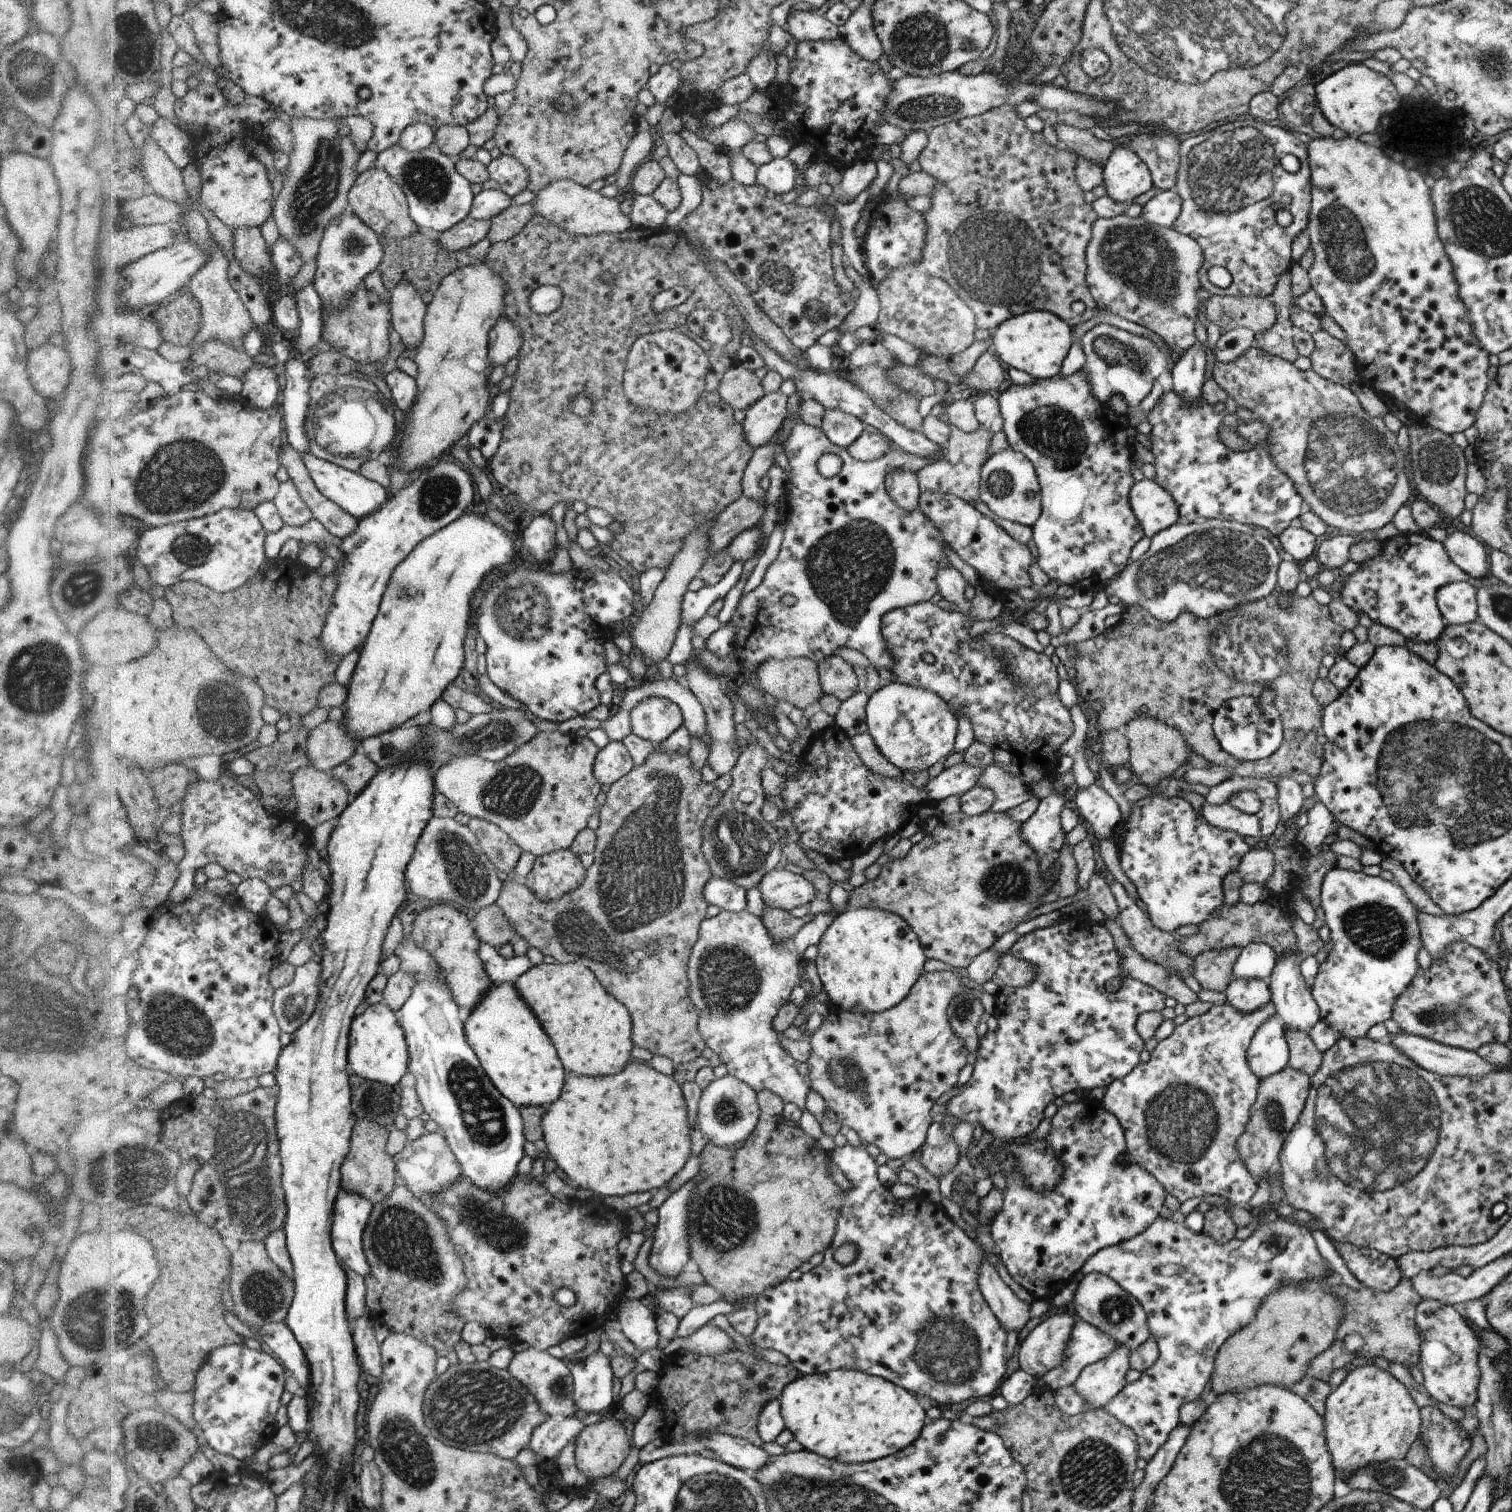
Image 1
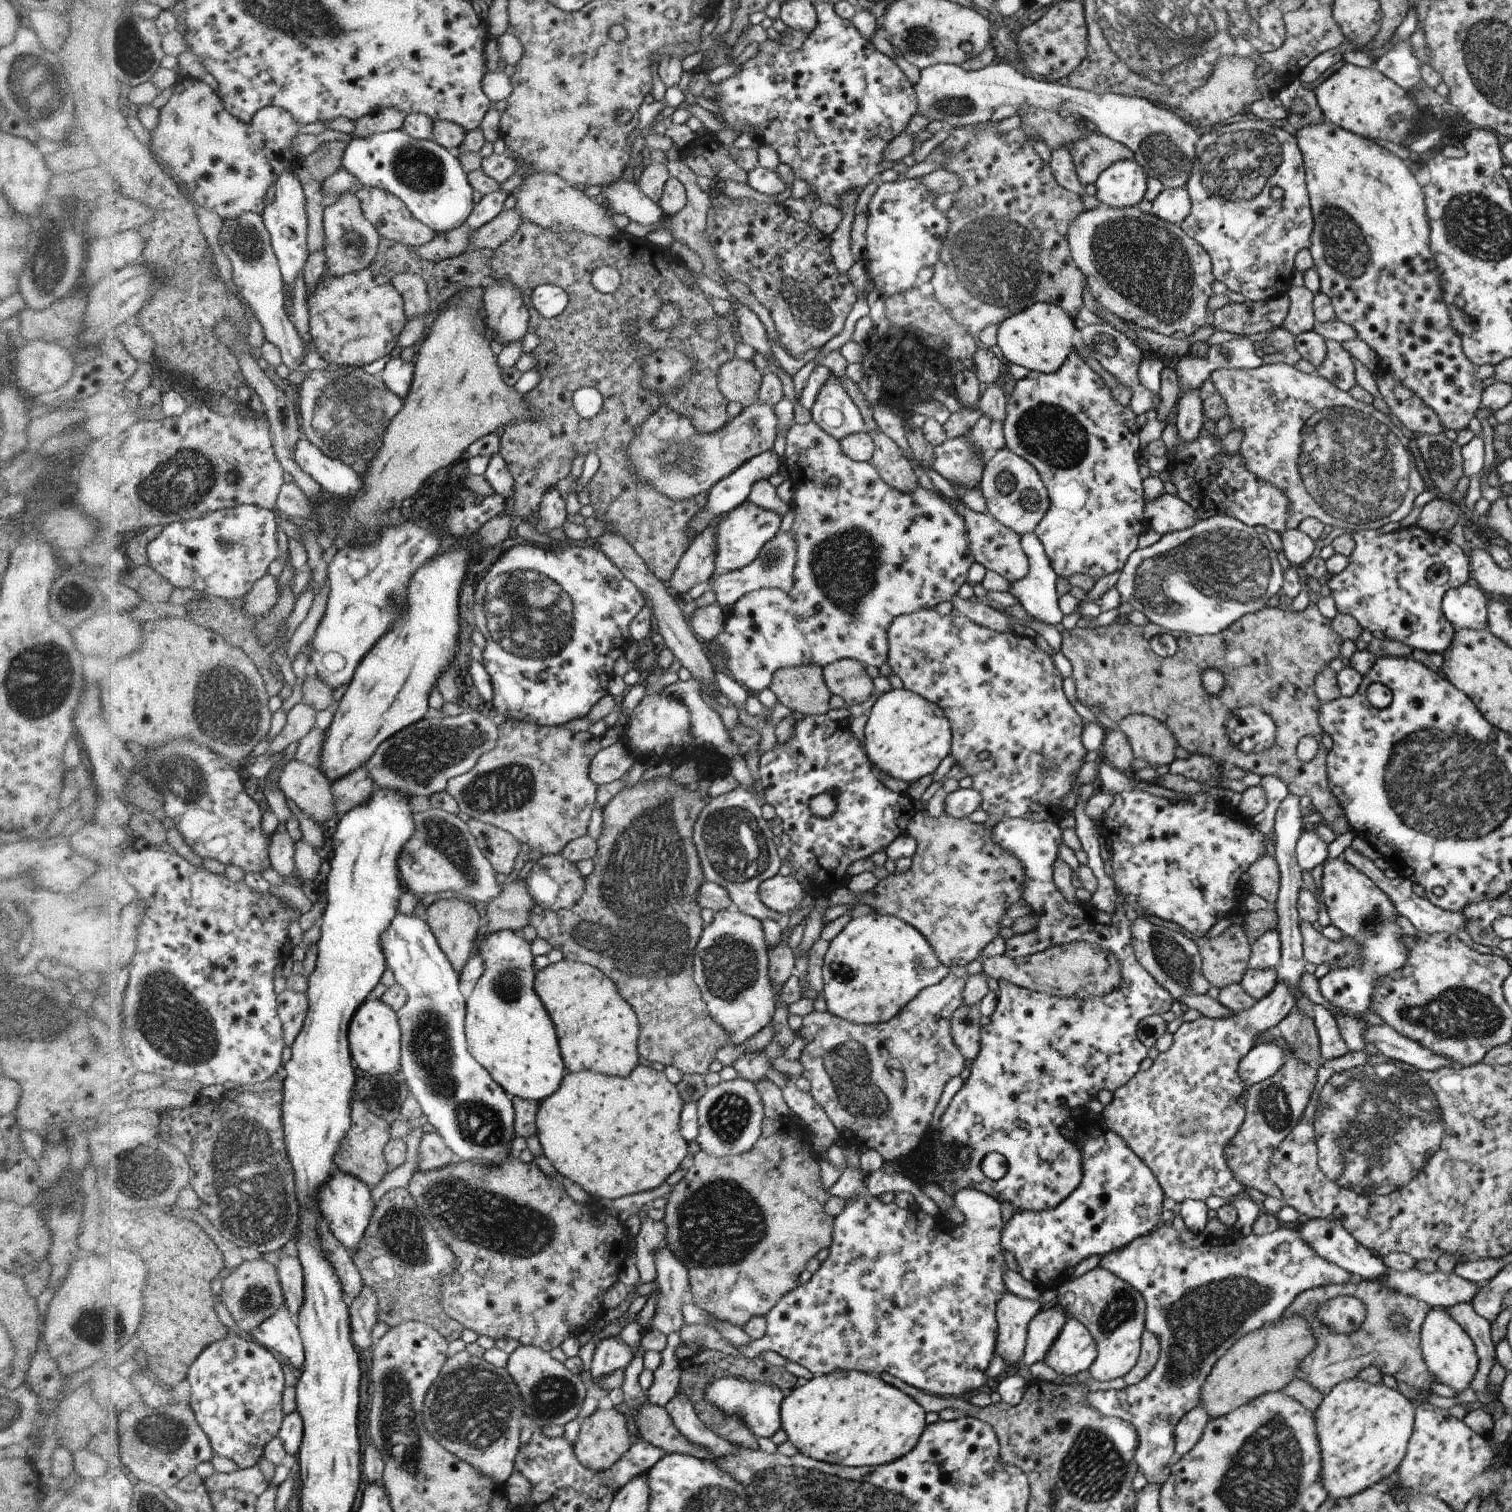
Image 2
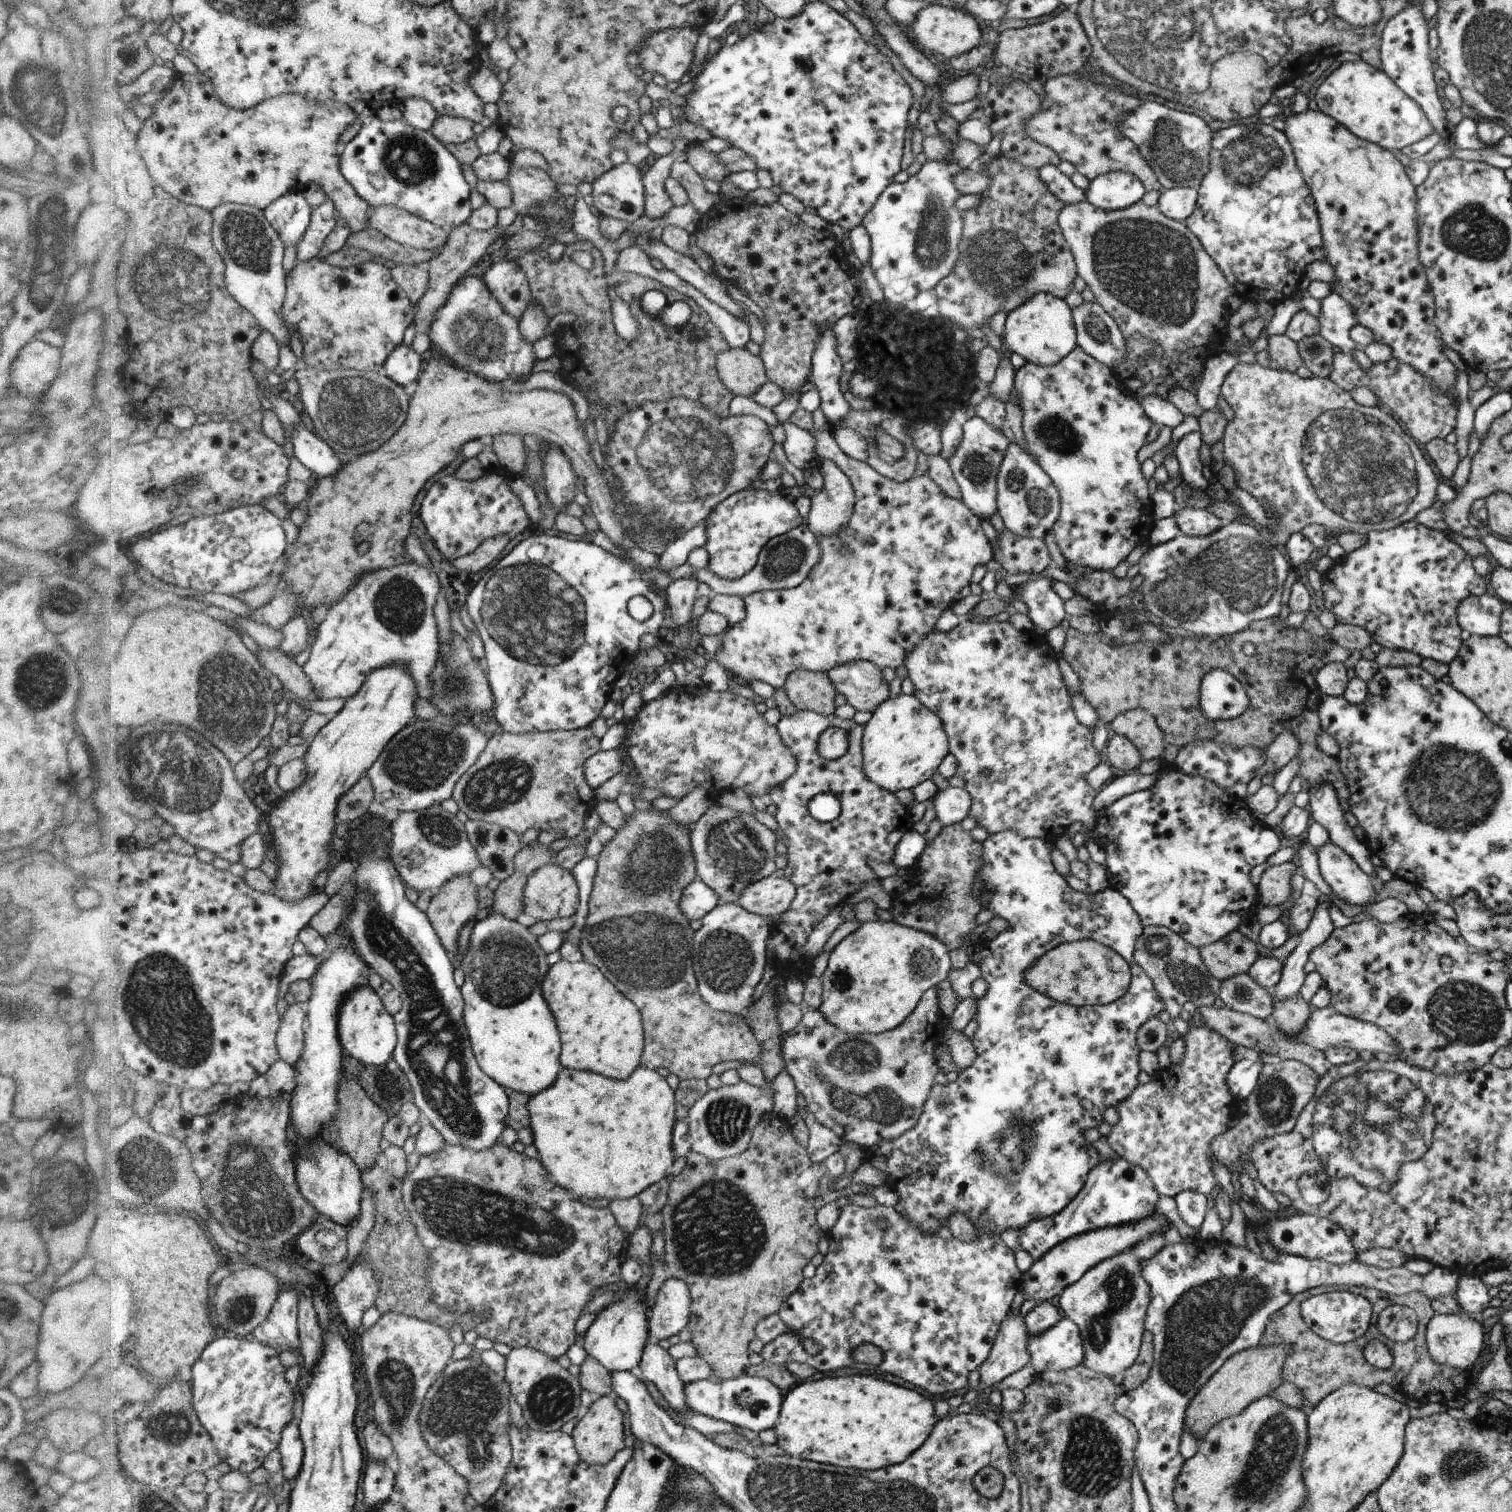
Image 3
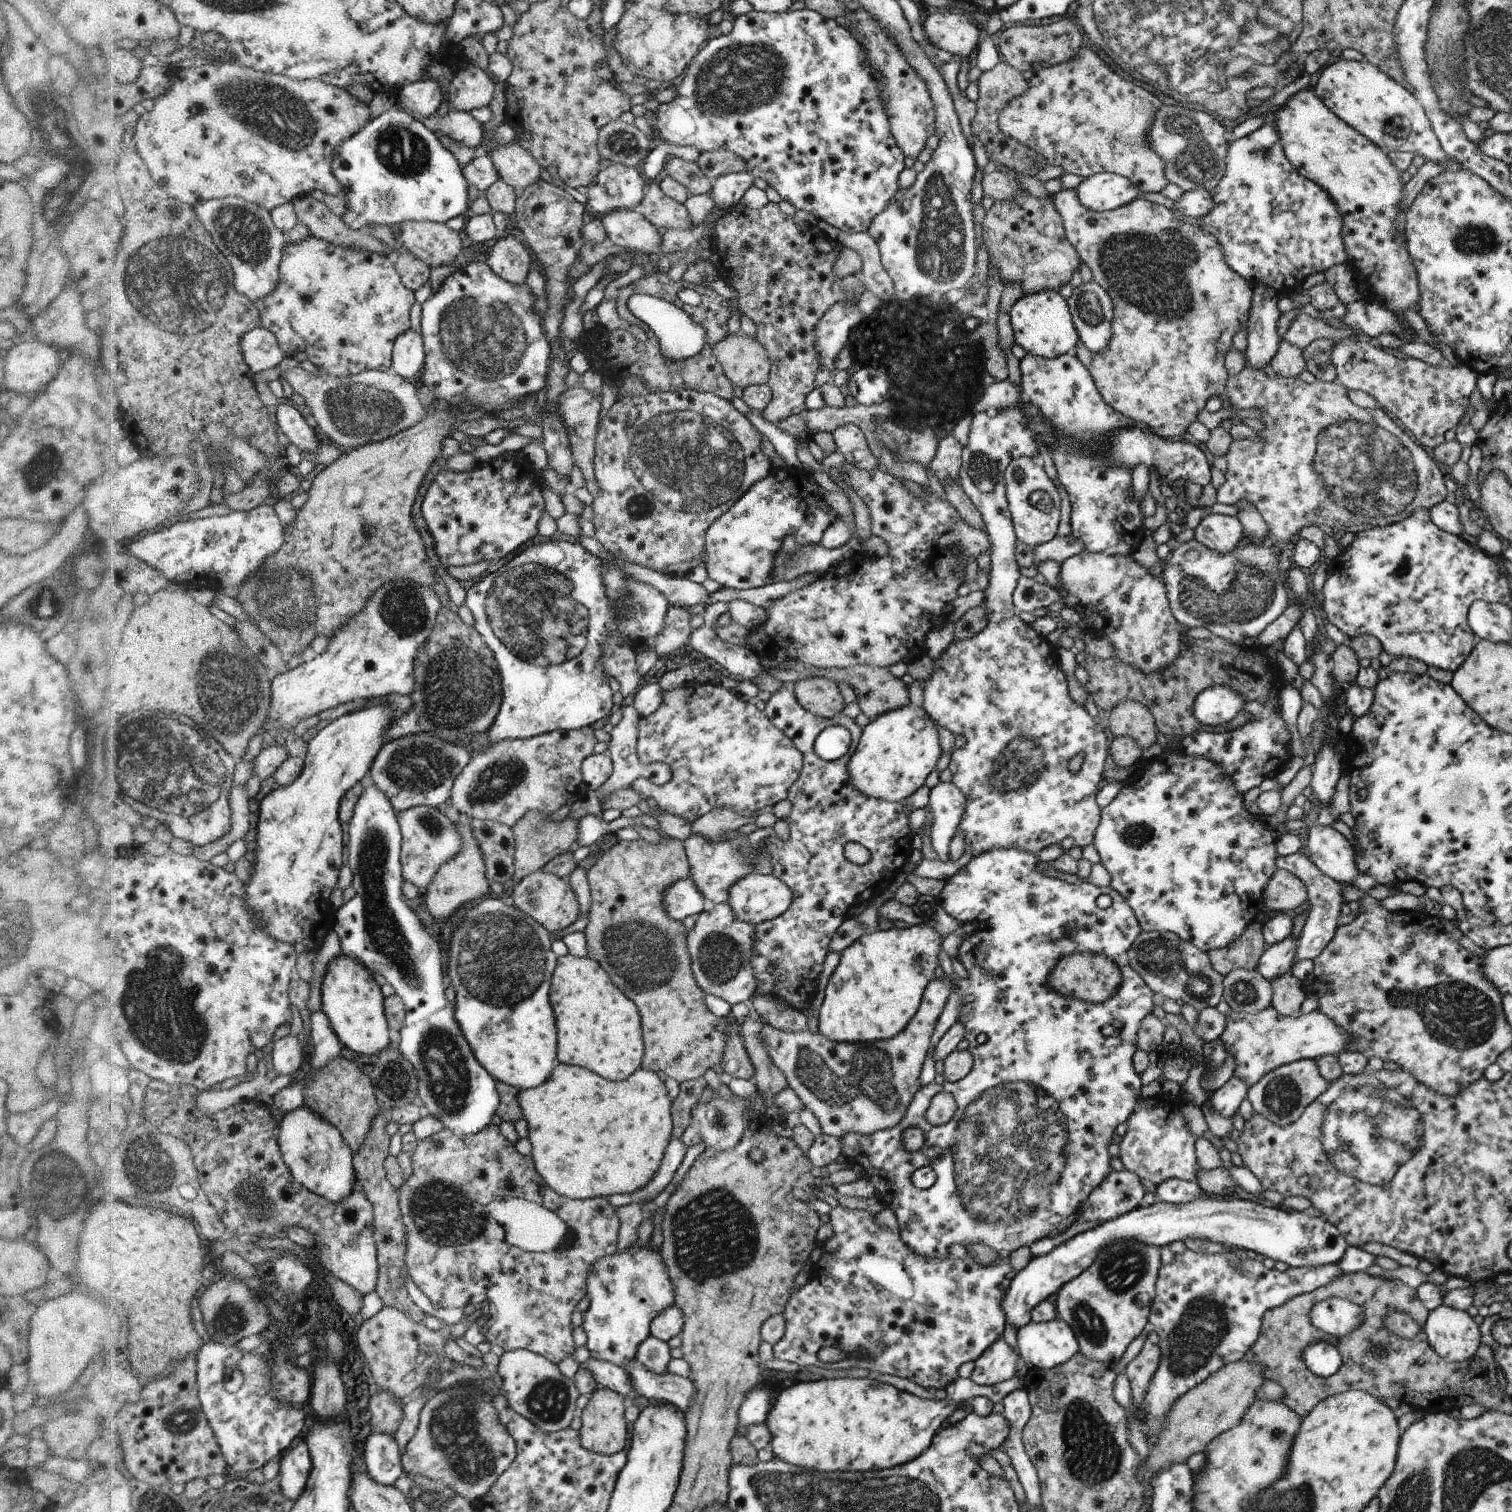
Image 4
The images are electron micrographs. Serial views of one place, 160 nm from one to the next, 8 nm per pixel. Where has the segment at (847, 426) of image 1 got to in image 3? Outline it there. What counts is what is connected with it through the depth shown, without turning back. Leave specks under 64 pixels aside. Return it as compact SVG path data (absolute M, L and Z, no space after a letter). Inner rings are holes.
M824 327L821 338L816 344L813 355L812 381L817 386L821 403L827 422L832 430L838 428L837 424L848 414L850 404L844 399L840 391L840 376L844 368L844 360L838 355L836 335L832 327Z

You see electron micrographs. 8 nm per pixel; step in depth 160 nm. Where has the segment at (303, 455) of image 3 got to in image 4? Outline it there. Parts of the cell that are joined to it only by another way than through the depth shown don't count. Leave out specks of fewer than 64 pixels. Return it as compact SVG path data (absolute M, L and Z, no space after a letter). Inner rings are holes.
M290 402L276 406L276 420L280 430L303 452L316 452L322 445L318 443L317 428L312 428L304 414Z

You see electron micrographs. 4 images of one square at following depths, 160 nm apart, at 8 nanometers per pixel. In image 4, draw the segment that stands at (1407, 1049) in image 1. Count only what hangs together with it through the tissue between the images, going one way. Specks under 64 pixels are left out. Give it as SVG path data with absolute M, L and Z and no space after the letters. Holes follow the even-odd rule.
M1270 1005L1254 1014L1230 1010L1218 1041L1227 1052L1232 1052L1234 1062L1237 1062L1233 1076L1244 1081L1249 1089L1264 1075L1282 1065L1324 1055L1339 1055L1351 1043L1351 1037L1324 1013L1312 1011L1295 1017L1283 1015Z

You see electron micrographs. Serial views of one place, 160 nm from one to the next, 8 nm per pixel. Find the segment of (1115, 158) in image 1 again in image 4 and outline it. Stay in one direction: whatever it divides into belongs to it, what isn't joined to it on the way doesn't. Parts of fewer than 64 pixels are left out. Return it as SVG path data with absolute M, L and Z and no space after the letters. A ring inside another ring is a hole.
M1109 172L1089 176L1075 189L1081 203L1094 212L1120 208L1143 195L1128 177Z

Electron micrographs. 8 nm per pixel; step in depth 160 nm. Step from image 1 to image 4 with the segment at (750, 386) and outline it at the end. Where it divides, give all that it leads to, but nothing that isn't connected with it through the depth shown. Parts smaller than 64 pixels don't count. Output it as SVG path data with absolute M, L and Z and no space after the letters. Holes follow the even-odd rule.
M730 333L726 338L717 342L713 346L713 355L722 365L724 374L731 380L731 383L745 389L753 385L766 385L769 382L769 376L772 374L772 361L769 353L762 346L757 338L740 333Z

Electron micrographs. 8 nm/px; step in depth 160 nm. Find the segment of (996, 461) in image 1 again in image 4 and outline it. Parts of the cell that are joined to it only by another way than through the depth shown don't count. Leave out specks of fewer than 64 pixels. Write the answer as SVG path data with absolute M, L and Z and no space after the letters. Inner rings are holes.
M1018 457L1007 464L1003 483L1017 540L1032 549L1052 540L1060 522L1060 496L1044 467L1038 466L1030 457Z

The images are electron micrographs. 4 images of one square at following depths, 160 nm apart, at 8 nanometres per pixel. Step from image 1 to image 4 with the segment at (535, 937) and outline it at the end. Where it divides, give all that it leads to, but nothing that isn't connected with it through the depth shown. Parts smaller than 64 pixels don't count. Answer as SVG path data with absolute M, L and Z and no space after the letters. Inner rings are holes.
M661 838L659 844L651 844L644 839L638 839L633 841L618 841L613 847L608 849L587 871L586 877L589 882L591 890L591 905L589 910L589 923L585 928L585 935L587 938L587 956L592 960L598 961L602 968L609 973L610 978L614 981L614 984L621 989L626 996L630 997L637 1005L642 1015L642 1026L645 1032L645 1063L643 1067L650 1069L651 1071L666 1072L666 1074L674 1080L677 1080L680 1084L684 1081L700 1080L703 1078L704 1073L712 1068L715 1064L720 1064L721 1056L725 1049L725 1038L727 1037L727 1026L730 1023L734 1023L740 1032L741 1020L737 1020L732 1014L728 1018L717 1017L712 1013L704 1003L704 992L699 987L696 977L693 975L692 960L688 952L687 936L688 931L682 921L674 920L668 916L664 906L664 894L672 884L677 880L685 879L689 876L691 866L689 864L688 856L685 852L685 843L676 839L670 838L665 840Z

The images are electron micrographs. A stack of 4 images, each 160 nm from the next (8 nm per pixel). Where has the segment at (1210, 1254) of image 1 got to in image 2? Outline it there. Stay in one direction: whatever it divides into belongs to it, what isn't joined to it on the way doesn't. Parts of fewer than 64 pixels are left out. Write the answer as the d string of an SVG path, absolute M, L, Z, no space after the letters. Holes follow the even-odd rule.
M1166 1225L1134 1239L1123 1249L1104 1255L1099 1266L1129 1282L1145 1297L1148 1305L1145 1328L1157 1336L1161 1350L1153 1371L1140 1383L1121 1390L1090 1391L1084 1399L1102 1414L1120 1417L1137 1428L1140 1434L1140 1446L1136 1452L1138 1468L1148 1483L1160 1485L1160 1488L1172 1474L1176 1425L1188 1411L1200 1404L1202 1388L1226 1351L1249 1332L1276 1324L1301 1292L1308 1289L1321 1290L1328 1284L1345 1285L1351 1276L1347 1270L1318 1256L1295 1230L1283 1227L1264 1236L1252 1232L1233 1240L1227 1234L1216 1237L1207 1232L1195 1233L1188 1228L1179 1232L1171 1225Z

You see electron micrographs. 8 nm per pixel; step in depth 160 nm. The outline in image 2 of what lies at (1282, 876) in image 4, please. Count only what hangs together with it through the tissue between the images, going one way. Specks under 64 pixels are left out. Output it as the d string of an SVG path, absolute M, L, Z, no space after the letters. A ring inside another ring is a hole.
M1264 856L1250 867L1249 872L1252 885L1248 887L1251 889L1251 892L1256 893L1268 902L1275 902L1279 895L1278 888L1281 888L1281 874L1278 874L1276 861Z

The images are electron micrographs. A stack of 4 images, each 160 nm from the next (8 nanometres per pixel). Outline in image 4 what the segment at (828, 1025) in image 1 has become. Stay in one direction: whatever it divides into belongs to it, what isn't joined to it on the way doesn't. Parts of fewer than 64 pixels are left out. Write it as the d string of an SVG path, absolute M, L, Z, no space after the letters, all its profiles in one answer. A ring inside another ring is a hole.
M944 975L932 980L924 994L920 1010L913 1016L912 1022L904 1031L892 1039L869 1043L838 1043L826 1038L822 1033L788 1032L778 1030L775 1026L764 1022L760 1029L760 1045L770 1055L771 1061L787 1078L787 1084L802 1100L806 1108L810 1108L818 1118L824 1134L841 1138L850 1131L861 1135L872 1135L873 1132L895 1127L904 1119L909 1104L918 1092L918 1076L922 1064L926 1062L930 1050L930 1038L933 1038L934 1026L937 1026L942 1011L945 1010L949 996L954 991L951 978Z

